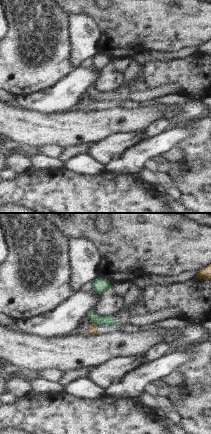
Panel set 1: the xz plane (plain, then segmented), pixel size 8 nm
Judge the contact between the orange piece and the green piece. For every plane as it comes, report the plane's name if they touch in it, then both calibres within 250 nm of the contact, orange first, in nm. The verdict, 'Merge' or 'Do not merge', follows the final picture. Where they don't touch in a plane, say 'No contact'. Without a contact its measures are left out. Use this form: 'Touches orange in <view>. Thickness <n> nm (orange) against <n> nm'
Touches orange in xz. Thickness 50 nm (orange) against 80 nm.

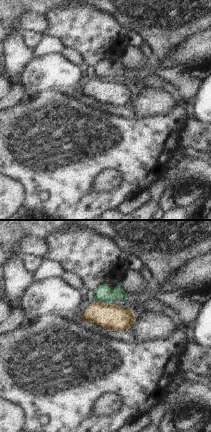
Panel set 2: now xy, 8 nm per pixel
Touches orange in xy. Thickness 200 nm (orange) against 130 nm.

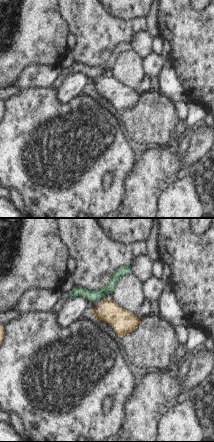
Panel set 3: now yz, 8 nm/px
Touches orange in yz. Thickness 200 nm (orange) against 100 nm.

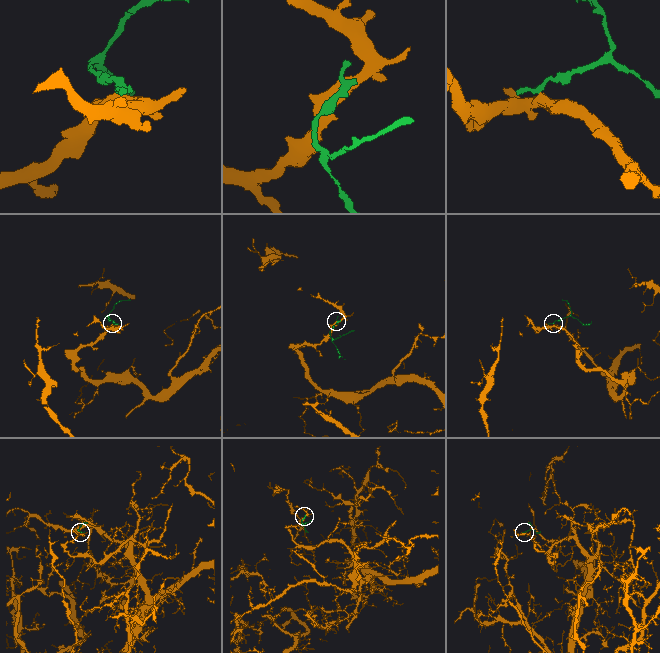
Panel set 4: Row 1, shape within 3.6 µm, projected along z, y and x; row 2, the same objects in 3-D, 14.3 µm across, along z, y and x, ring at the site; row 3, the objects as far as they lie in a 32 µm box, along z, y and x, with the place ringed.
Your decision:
Do not merge.

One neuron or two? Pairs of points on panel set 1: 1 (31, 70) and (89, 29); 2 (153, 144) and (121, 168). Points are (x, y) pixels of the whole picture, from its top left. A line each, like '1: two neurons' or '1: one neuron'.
1: two neurons
2: one neuron

